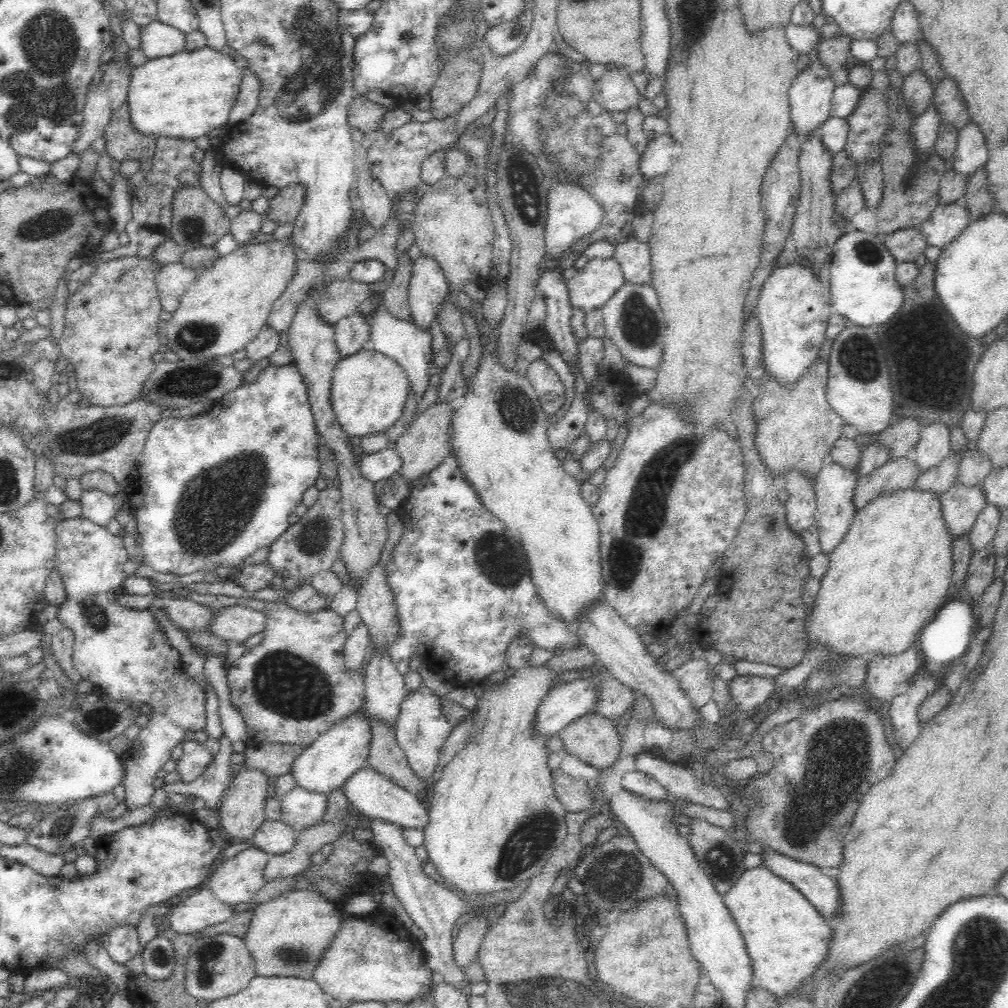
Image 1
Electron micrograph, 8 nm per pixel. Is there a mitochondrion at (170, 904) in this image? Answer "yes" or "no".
no

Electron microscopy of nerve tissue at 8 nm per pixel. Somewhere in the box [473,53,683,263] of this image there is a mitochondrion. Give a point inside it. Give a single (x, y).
(522, 189)

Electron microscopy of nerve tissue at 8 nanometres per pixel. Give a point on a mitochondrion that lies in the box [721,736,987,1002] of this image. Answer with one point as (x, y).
(798, 836)

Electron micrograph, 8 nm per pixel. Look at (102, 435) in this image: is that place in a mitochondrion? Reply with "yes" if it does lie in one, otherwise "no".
yes

